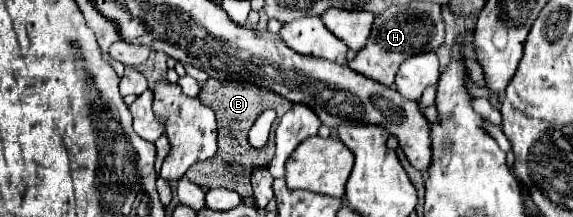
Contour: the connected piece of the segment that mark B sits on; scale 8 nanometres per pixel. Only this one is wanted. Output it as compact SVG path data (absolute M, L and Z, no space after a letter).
M209 80L201 94L199 100L205 102L205 106L213 108L217 112L217 124L219 124L219 142L217 142L217 152L211 160L197 162L193 168L189 168L187 176L191 182L207 188L227 188L233 190L241 196L249 194L249 172L255 166L267 166L269 160L273 158L273 152L249 152L247 144L247 132L249 126L257 120L257 116L265 110L261 104L261 98L269 98L271 94L265 88L259 88L255 84L245 84L245 82L219 82L219 80Z

